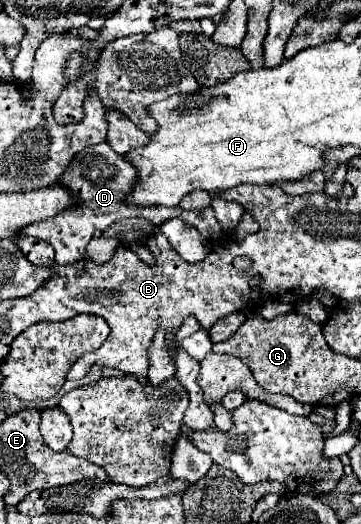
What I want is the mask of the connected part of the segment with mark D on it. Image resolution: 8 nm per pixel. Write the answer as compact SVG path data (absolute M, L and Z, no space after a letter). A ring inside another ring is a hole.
M108 143L100 145L90 145L82 153L76 155L72 165L66 169L64 177L60 179L60 185L68 187L72 195L76 197L76 205L66 209L64 213L58 213L56 217L48 221L40 221L36 225L30 225L24 229L24 235L38 237L42 241L48 241L56 249L56 263L74 263L84 257L88 241L94 237L94 231L102 233L108 229L112 223L128 217L140 217L150 221L152 225L162 225L168 219L182 219L184 223L198 227L200 223L196 221L198 213L196 211L184 211L180 207L176 209L164 209L162 205L152 205L152 207L142 207L142 205L130 205L126 203L126 197L134 191L138 181L138 171L124 159L120 157Z

